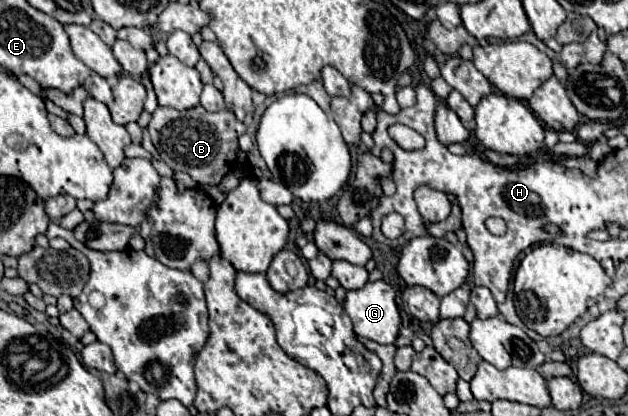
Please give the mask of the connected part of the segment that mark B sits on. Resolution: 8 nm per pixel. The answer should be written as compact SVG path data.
M158 106L148 124L148 132L160 158L170 168L190 174L198 184L220 184L220 180L236 166L238 136L244 134L246 128L230 110L206 112L202 106L194 106L180 112Z

